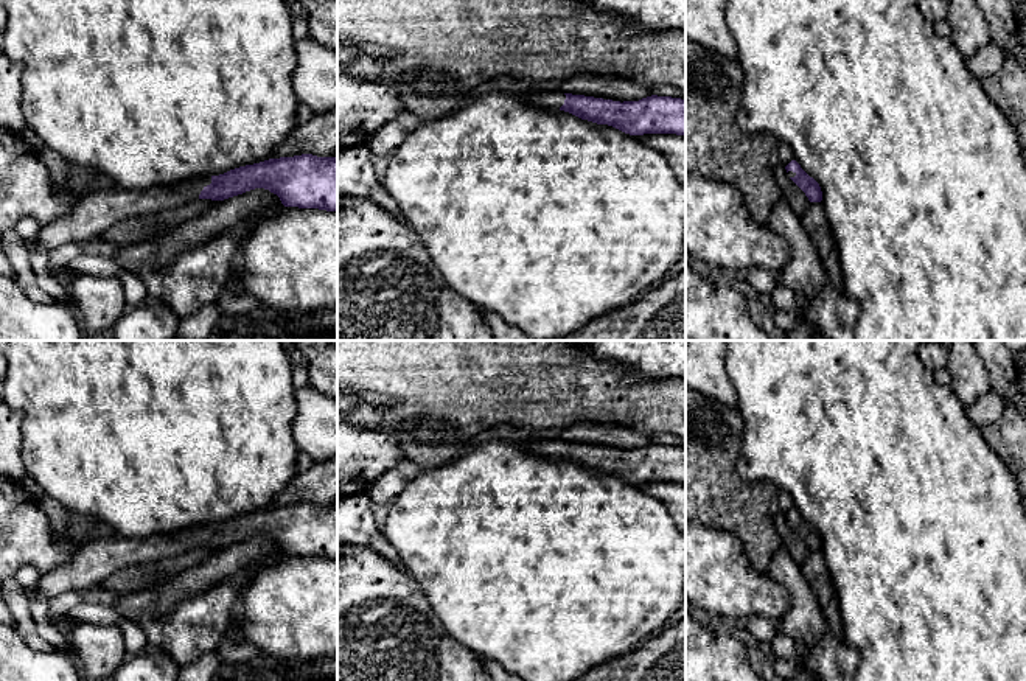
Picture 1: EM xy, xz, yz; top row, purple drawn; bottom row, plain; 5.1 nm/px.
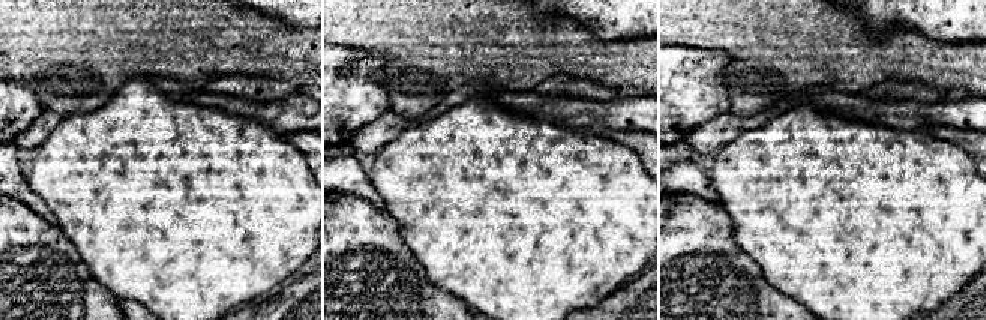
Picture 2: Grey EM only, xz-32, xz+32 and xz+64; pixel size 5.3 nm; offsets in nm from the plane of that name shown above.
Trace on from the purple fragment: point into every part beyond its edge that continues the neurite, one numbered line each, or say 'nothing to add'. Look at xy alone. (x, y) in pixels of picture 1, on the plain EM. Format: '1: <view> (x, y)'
1: xy (94, 562)

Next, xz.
1: xz (546, 447)

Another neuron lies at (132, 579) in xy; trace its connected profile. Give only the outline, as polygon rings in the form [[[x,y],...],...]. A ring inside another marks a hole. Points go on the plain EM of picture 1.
[[[196,547],[188,552],[159,560],[154,564],[127,566],[118,571],[115,575],[107,577],[99,585],[120,594],[137,592],[154,586],[160,578],[168,578],[199,566],[218,550],[219,549],[211,547]]]

